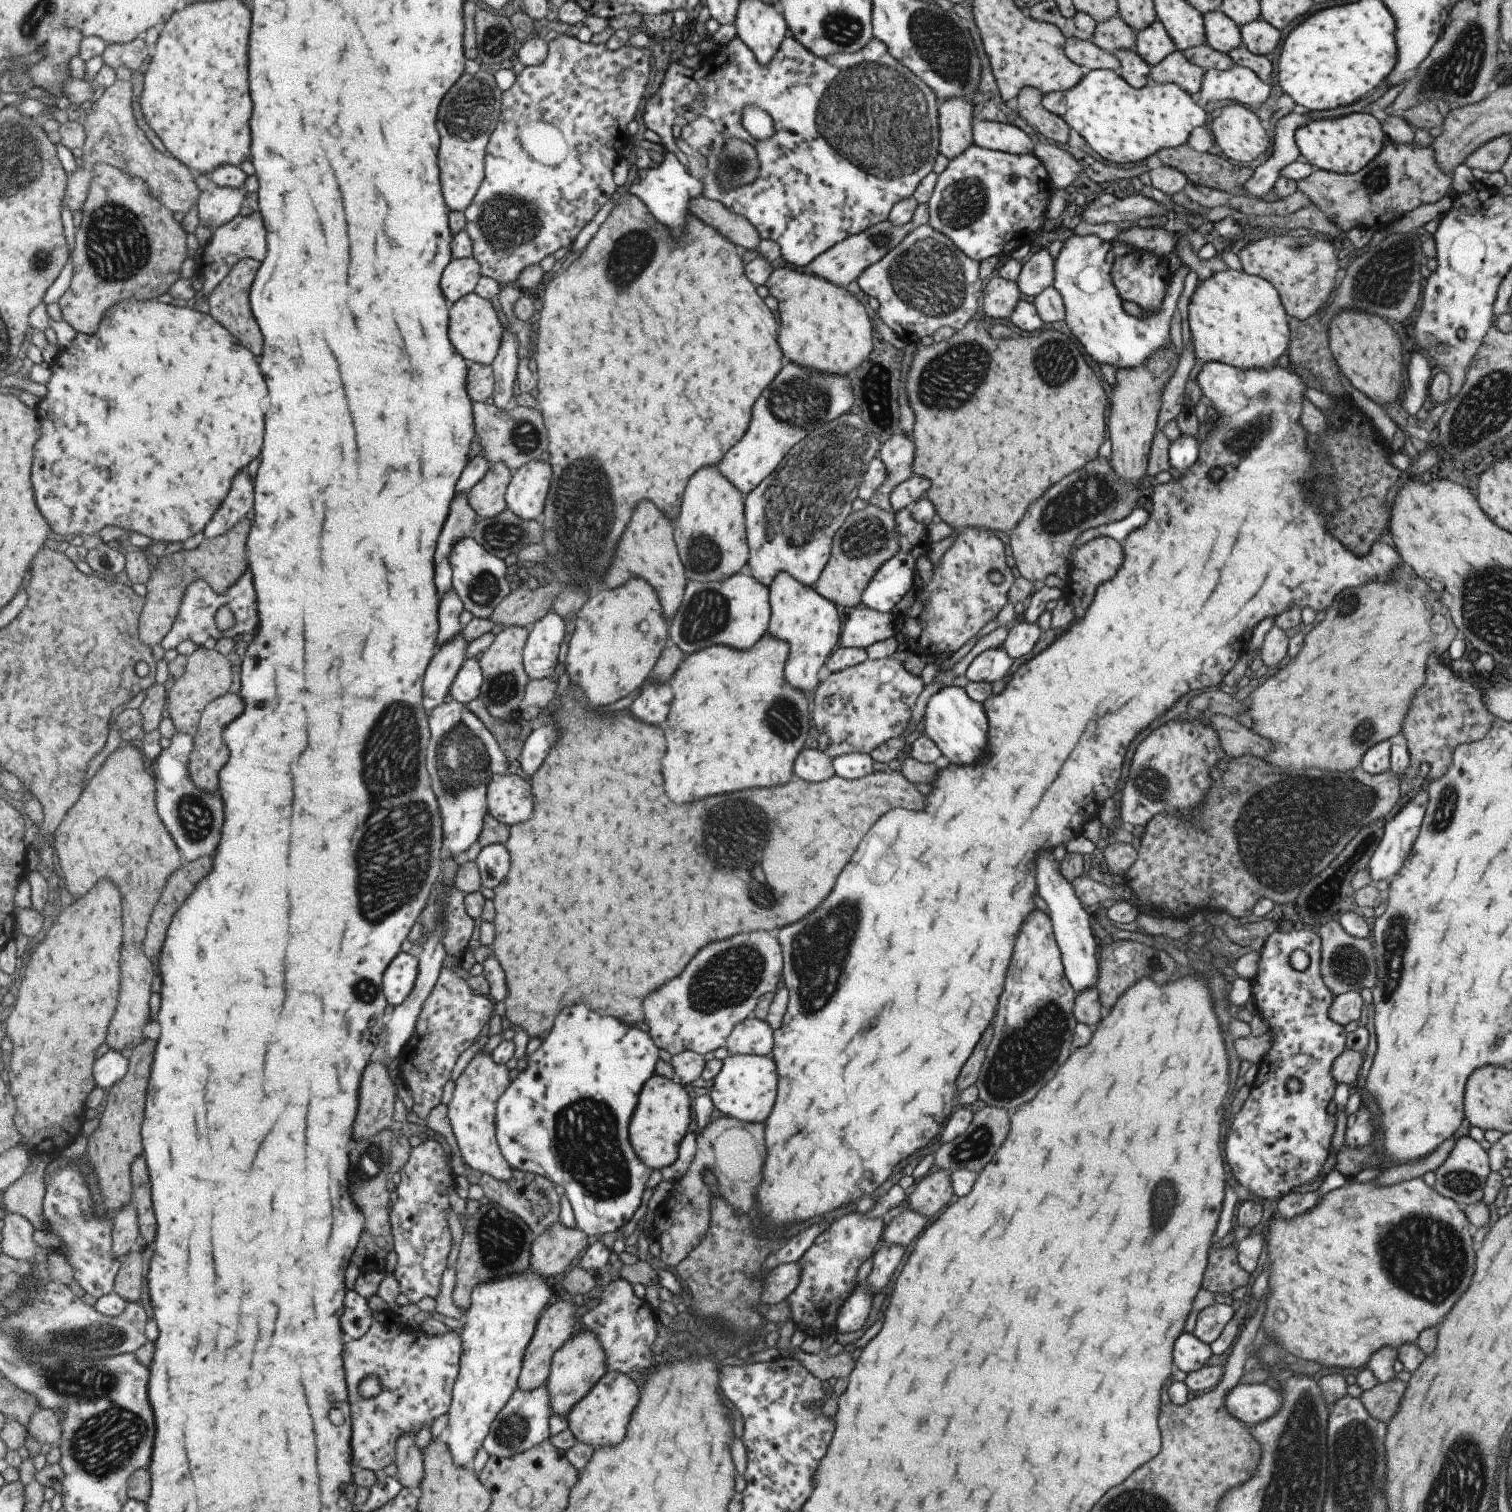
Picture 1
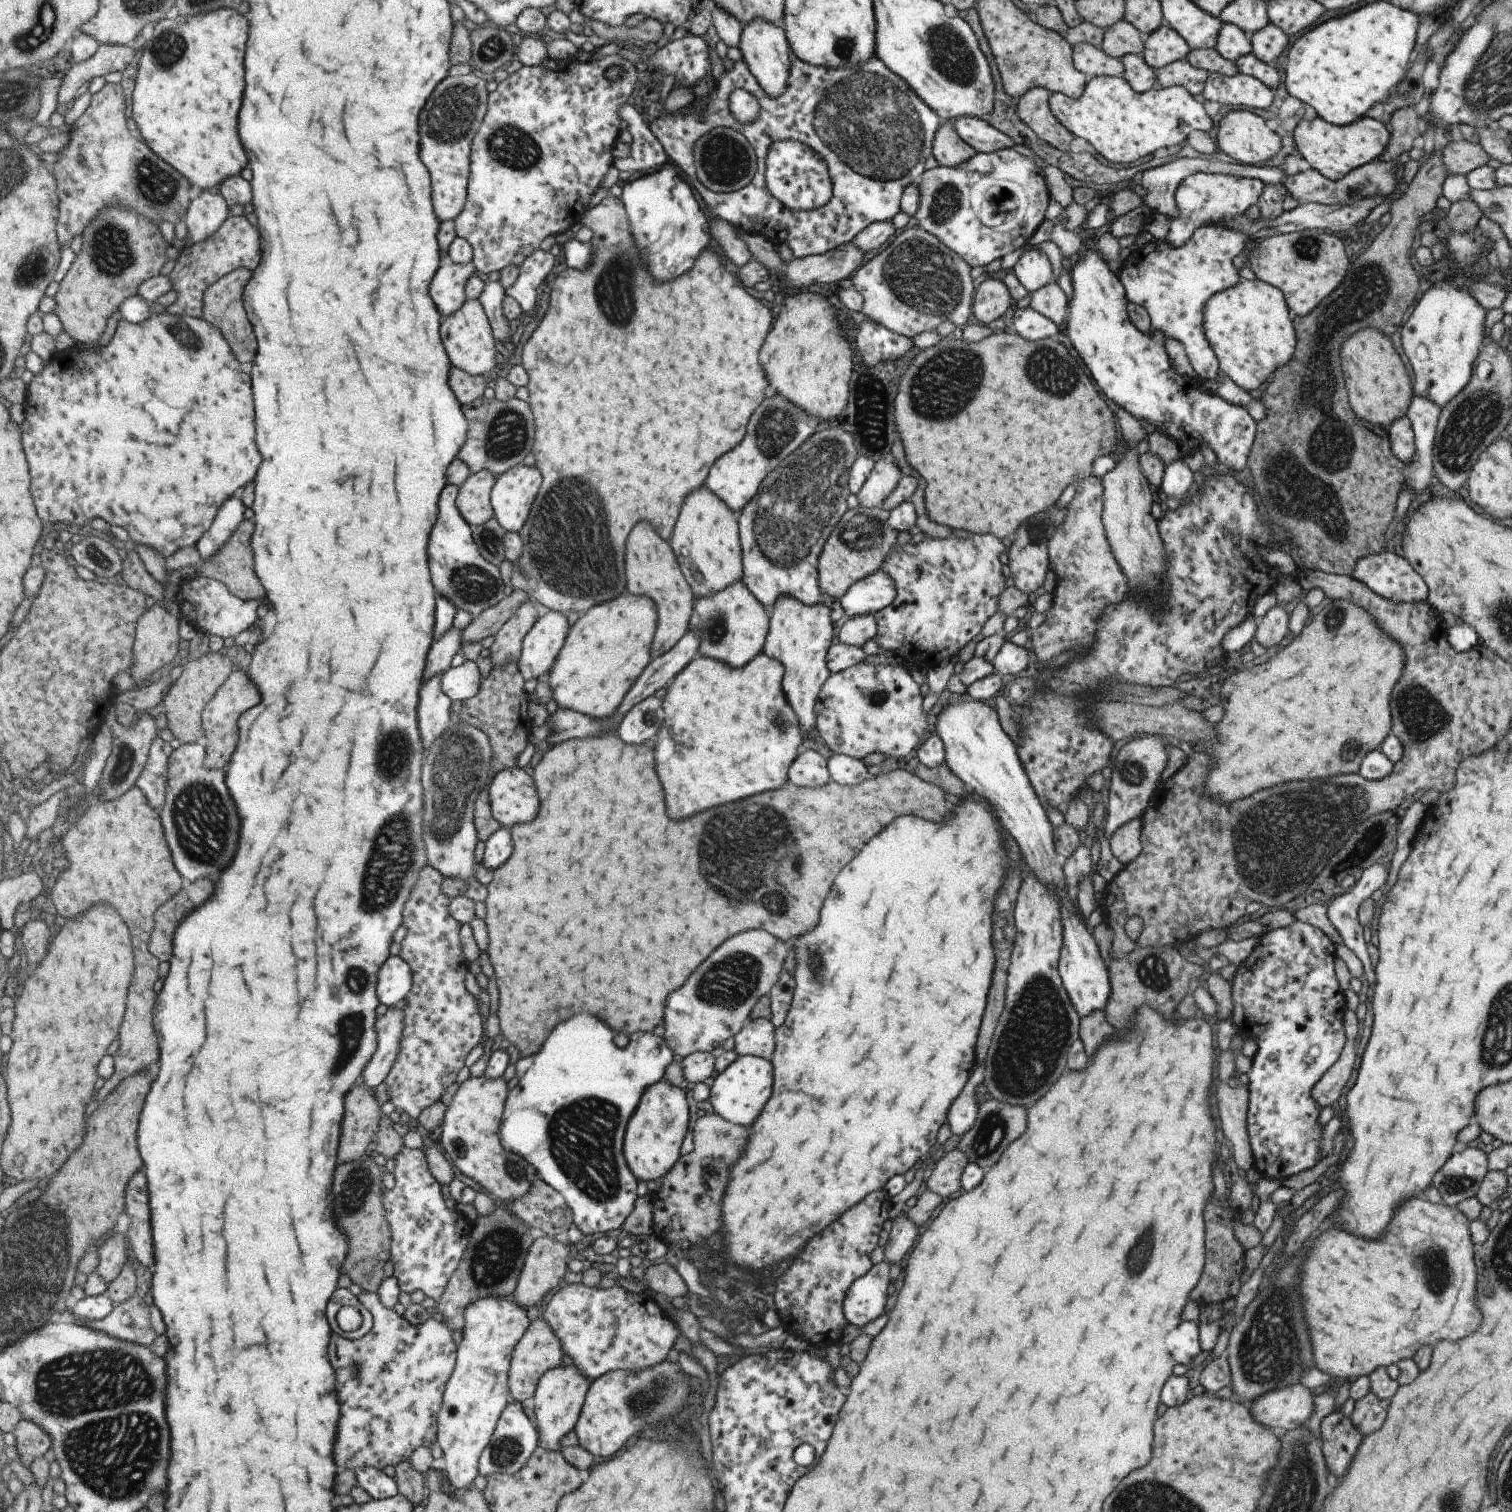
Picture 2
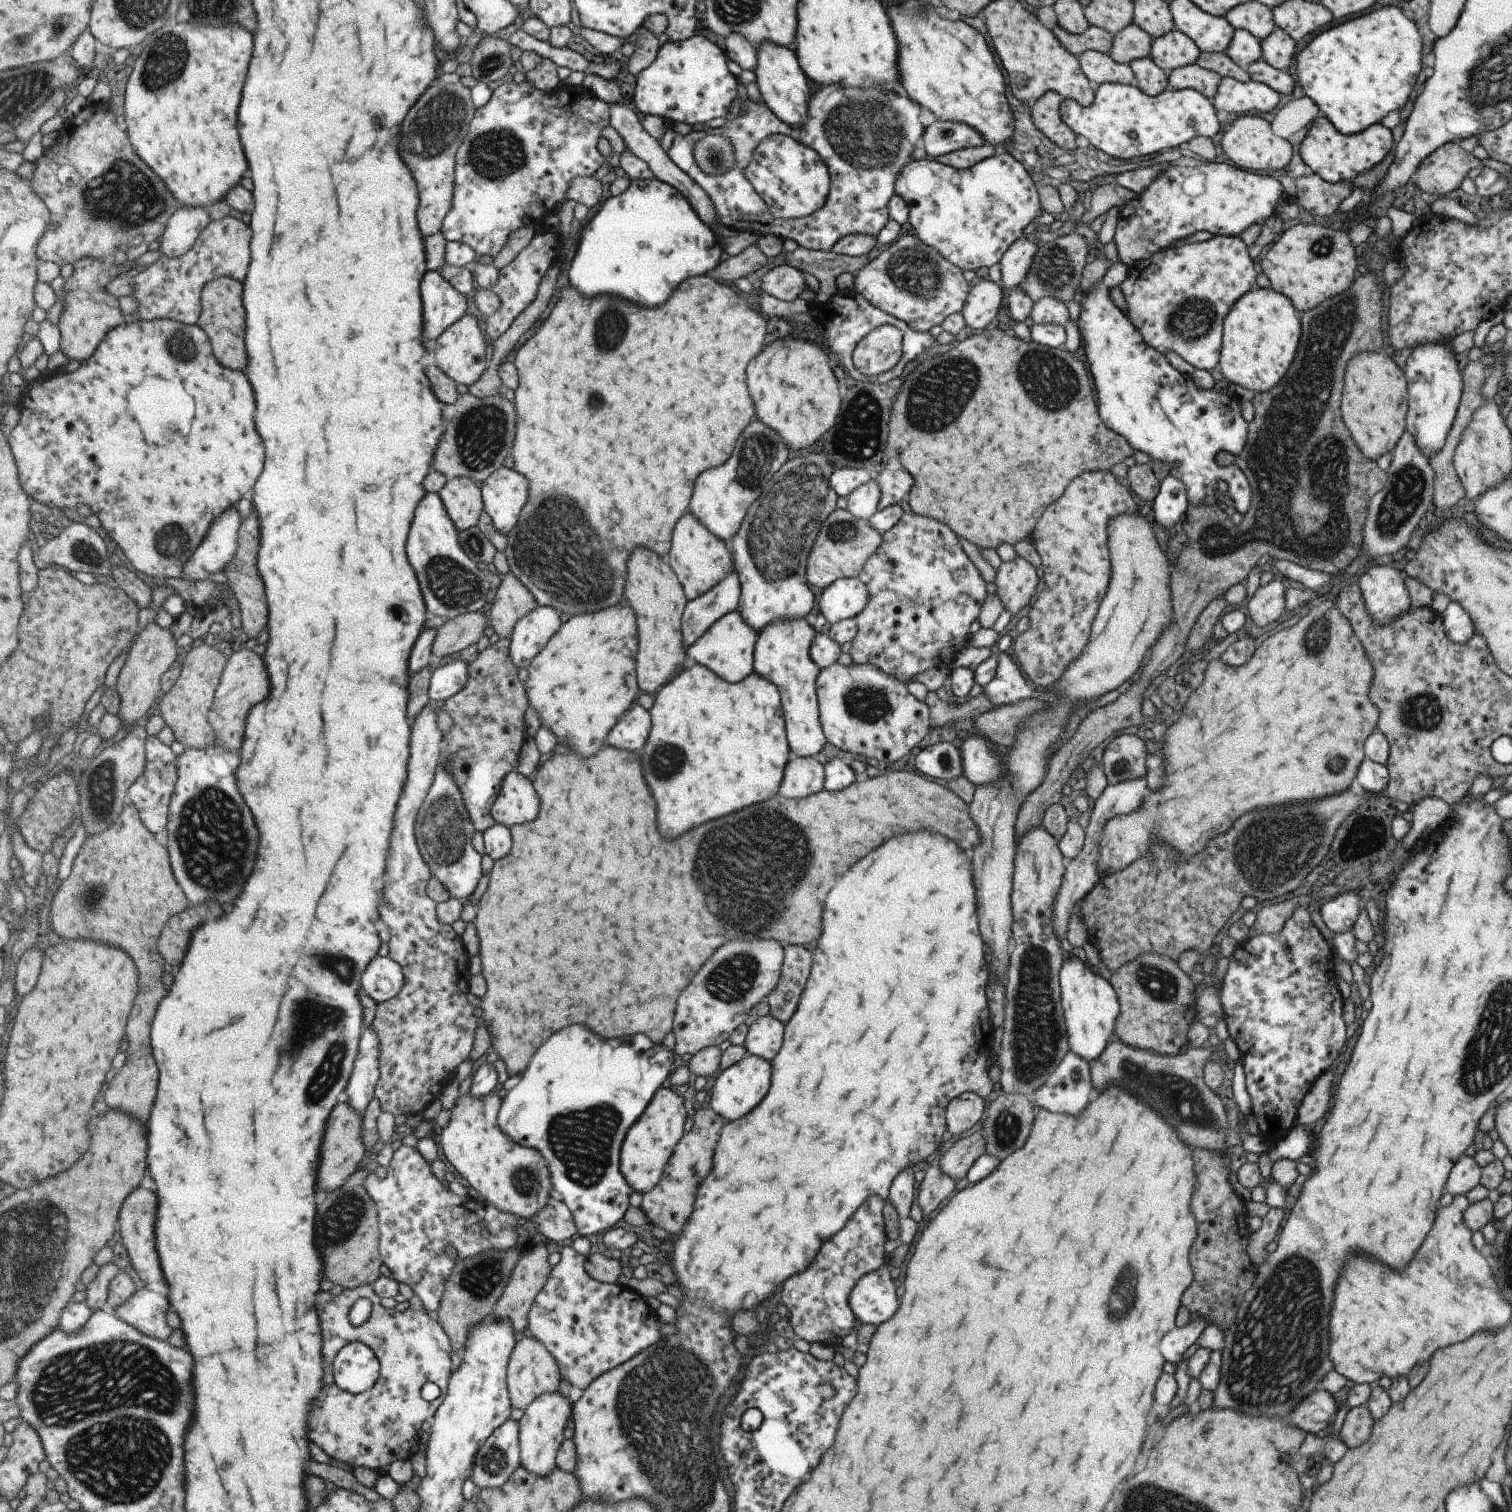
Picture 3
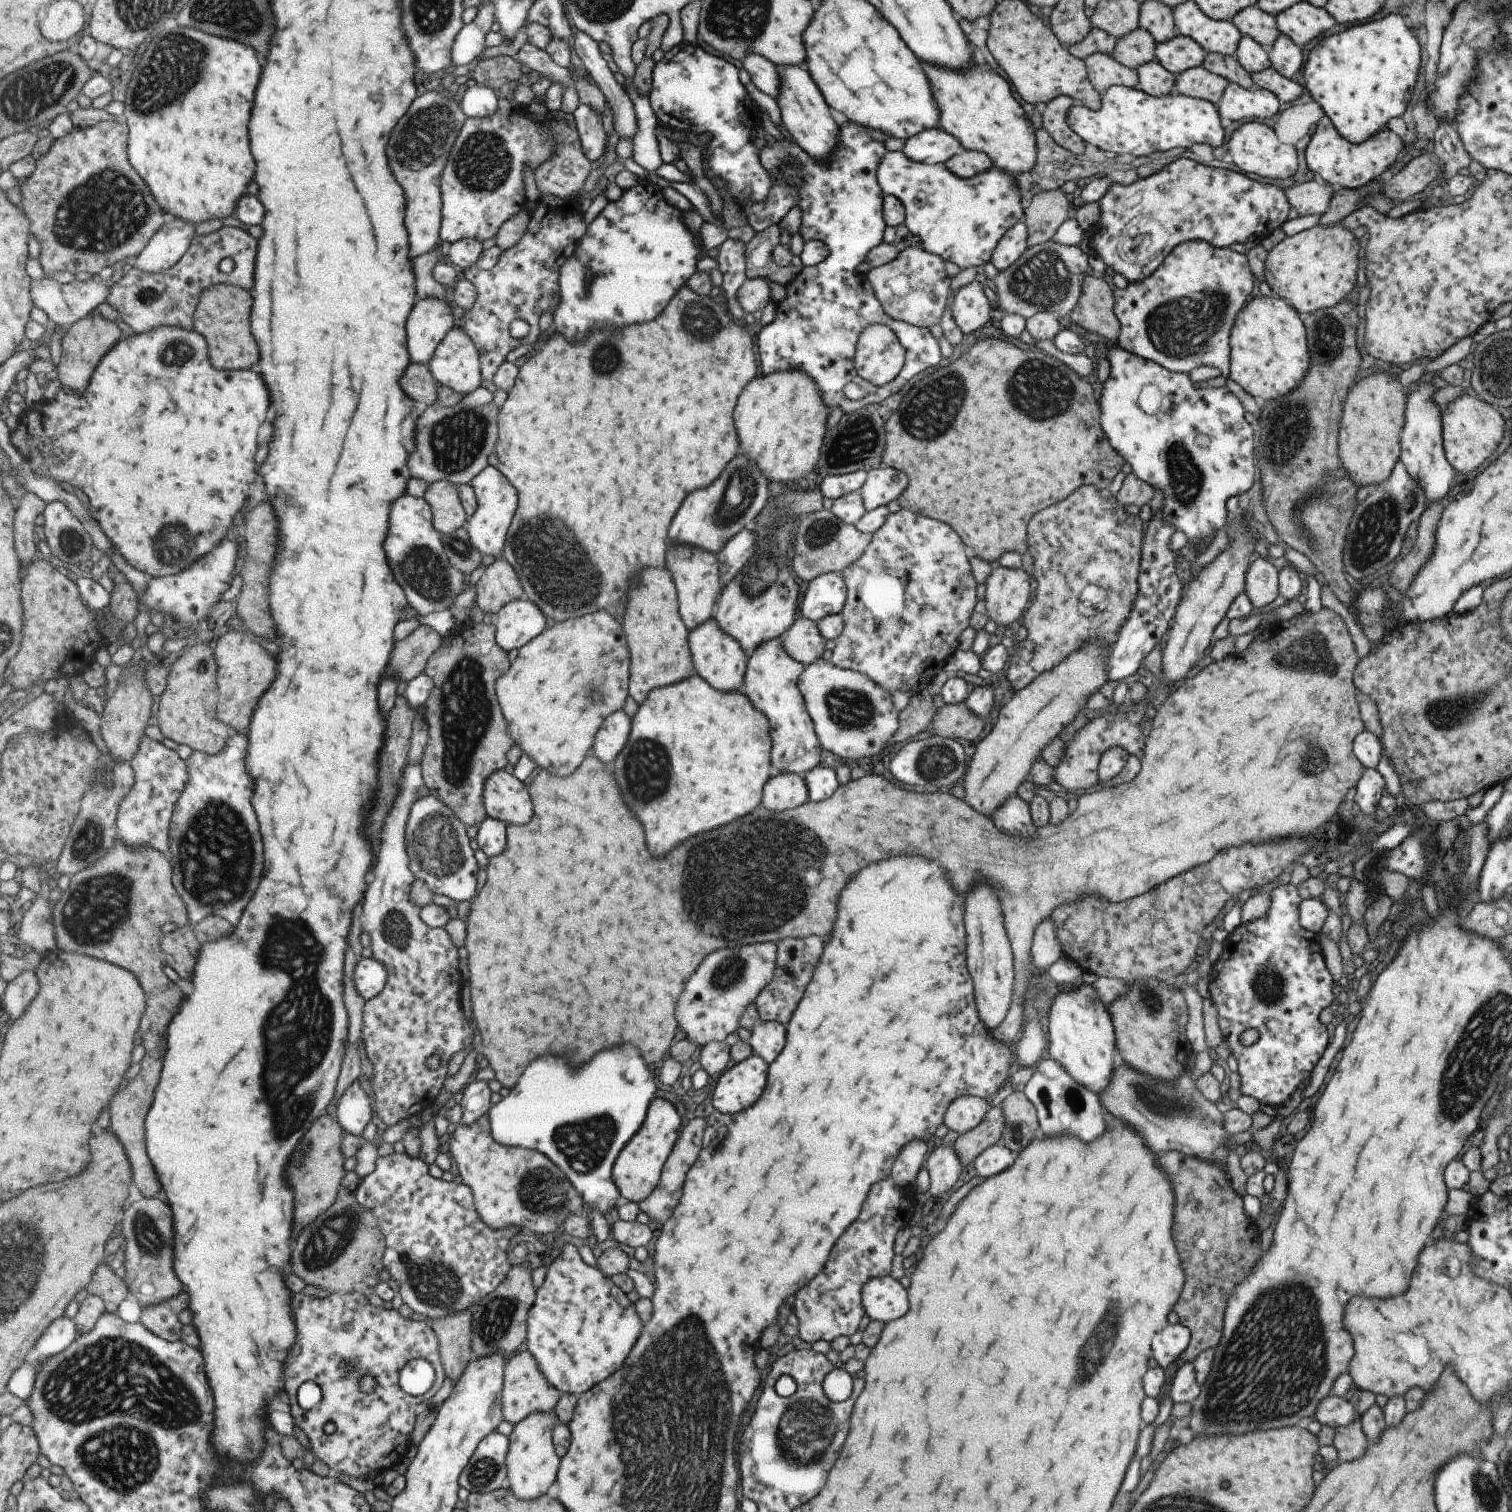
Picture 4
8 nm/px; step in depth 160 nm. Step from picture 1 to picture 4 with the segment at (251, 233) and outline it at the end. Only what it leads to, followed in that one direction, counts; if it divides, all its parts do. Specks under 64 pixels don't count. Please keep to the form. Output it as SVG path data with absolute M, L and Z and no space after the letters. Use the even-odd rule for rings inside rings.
M222 226L208 235L197 235L191 248L174 267L162 273L148 273L134 267L113 284L107 303L118 311L132 333L148 333L157 327L176 326L194 330L196 308L203 291L218 284L234 284L251 290L255 280L257 238L237 226ZM231 258L234 268L230 273L219 270L221 260Z

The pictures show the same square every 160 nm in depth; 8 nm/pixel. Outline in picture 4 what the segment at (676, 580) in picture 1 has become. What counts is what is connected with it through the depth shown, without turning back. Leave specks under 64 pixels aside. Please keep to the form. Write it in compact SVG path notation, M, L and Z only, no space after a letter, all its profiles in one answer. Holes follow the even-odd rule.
M665 566L645 568L639 580L631 582L627 594L628 604L621 622L629 647L629 696L638 704L657 687L678 683L692 675L692 662L688 647L688 628L678 613L676 588L671 573Z

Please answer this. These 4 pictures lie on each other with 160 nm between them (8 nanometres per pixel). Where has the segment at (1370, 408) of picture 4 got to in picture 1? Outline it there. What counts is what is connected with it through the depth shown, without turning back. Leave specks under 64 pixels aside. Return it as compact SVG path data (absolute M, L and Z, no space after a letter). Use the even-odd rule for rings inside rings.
M1339 311L1328 322L1329 350L1339 370L1353 388L1363 392L1373 402L1385 402L1385 405L1397 400L1397 394L1401 394L1399 378L1403 364L1401 342L1397 336L1387 319L1363 311Z

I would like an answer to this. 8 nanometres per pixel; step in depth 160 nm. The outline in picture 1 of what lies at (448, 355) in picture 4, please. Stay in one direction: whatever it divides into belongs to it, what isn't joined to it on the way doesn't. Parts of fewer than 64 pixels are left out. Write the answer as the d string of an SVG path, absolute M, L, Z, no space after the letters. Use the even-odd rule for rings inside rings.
M475 291L451 307L451 340L468 361L492 365L503 344L505 328L495 306Z

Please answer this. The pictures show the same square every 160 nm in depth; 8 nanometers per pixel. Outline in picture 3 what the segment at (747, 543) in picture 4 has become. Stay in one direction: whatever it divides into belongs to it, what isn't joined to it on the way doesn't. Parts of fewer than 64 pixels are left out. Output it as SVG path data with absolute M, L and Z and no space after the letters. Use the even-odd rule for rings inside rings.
M734 567L713 588L688 600L680 618L682 645L687 650L716 620L736 608L740 584Z

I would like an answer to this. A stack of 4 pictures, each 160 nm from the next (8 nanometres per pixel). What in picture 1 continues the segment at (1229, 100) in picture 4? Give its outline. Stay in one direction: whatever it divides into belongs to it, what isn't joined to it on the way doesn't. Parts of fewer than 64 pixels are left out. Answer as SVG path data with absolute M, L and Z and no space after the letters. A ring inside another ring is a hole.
M1233 64L1231 68L1220 71L1211 69L1204 72L1200 82L1200 98L1203 101L1221 102L1221 100L1235 100L1239 104L1257 104L1267 100L1269 96L1269 85L1264 84L1262 80L1249 68L1238 67Z

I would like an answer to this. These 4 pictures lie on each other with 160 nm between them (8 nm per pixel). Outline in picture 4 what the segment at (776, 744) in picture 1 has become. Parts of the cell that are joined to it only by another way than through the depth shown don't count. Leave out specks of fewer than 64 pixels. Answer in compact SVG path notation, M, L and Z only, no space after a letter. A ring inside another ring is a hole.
M695 672L678 683L651 690L646 696L645 702L638 706L637 712L632 716L627 740L629 744L623 746L623 750L619 752L619 756L613 762L613 776L615 776L617 784L619 784L619 790L623 792L625 804L629 806L629 810L643 824L643 830L647 832L647 848L651 848L651 854L653 856L663 856L671 848L675 848L677 844L681 844L683 840L687 840L689 836L695 836L695 834L701 834L701 832L719 828L719 826L723 826L723 824L739 818L739 816L751 812L753 808L759 806L764 784L773 774L770 766L770 748L772 742L769 734L768 718L751 704L751 701L741 692L741 689L729 692L718 691L710 684L707 684Z

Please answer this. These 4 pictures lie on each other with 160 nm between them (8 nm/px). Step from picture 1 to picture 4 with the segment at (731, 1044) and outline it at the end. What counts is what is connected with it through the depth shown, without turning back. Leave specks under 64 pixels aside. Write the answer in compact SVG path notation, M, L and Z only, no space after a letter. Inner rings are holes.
M761 1021L750 1030L747 1043L753 1054L769 1064L785 1044L783 1025L775 1021Z

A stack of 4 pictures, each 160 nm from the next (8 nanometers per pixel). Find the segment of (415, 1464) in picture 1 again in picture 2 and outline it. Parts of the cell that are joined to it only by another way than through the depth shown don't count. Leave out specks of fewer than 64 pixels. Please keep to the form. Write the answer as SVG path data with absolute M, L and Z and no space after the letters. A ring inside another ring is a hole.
M409 1460L403 1464L397 1464L394 1474L395 1482L399 1486L399 1494L405 1496L414 1507L427 1502L427 1486L421 1472L417 1472Z

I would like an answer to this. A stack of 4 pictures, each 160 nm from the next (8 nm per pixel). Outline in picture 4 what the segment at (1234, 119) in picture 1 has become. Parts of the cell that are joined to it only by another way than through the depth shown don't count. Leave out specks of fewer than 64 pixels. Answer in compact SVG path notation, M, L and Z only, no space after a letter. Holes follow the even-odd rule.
M1245 122L1234 130L1227 140L1227 152L1231 155L1233 164L1245 174L1257 174L1269 180L1283 180L1294 174L1297 168L1295 147L1277 140L1271 127L1261 122Z

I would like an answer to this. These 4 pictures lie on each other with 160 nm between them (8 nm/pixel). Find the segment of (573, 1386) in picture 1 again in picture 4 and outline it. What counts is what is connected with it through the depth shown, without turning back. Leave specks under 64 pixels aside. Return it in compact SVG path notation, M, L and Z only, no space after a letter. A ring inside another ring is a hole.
M554 1411L536 1412L523 1419L509 1435L509 1486L523 1500L538 1499L545 1495L545 1492L551 1488L551 1484L558 1480L558 1472L562 1463L554 1445L554 1430L558 1422L559 1418Z

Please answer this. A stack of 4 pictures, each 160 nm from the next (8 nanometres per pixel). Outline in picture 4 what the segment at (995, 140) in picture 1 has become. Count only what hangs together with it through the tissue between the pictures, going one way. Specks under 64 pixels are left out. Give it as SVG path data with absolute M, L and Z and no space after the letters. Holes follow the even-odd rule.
M937 126L922 130L905 139L901 152L910 161L932 165L945 163L960 149L959 141Z

